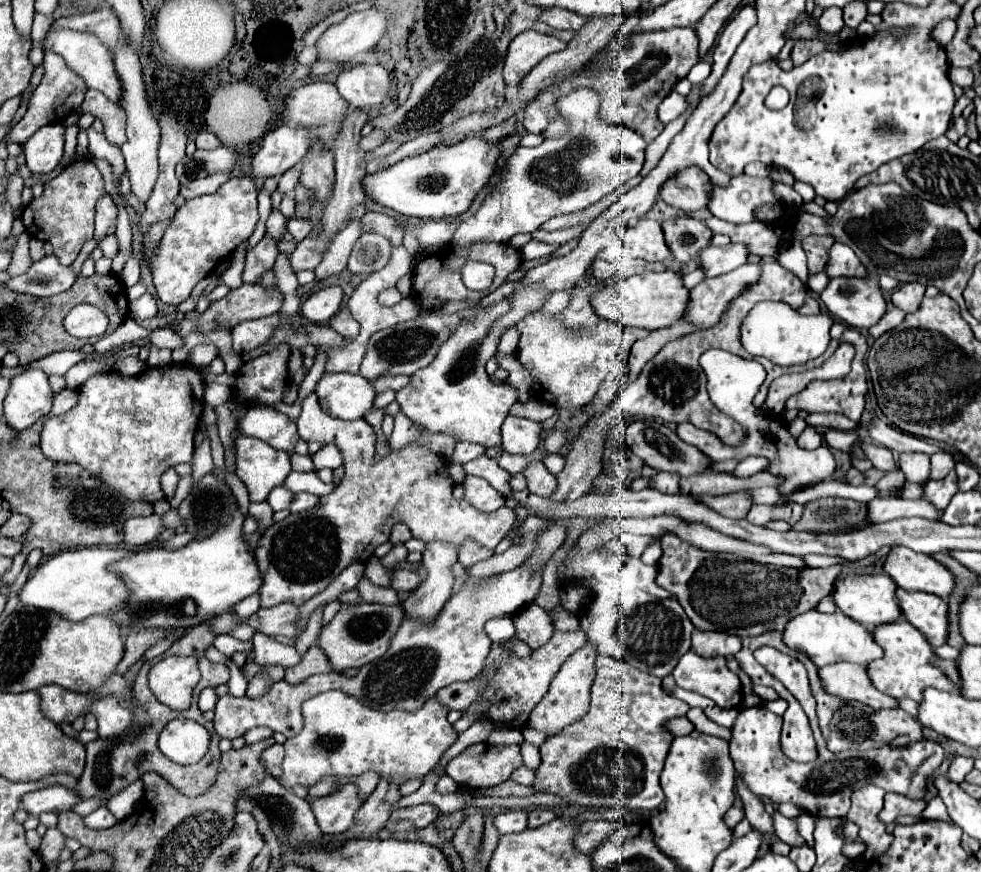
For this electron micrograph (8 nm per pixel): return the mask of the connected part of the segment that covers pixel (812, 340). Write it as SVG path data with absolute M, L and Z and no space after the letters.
M763 301L763 303L757 303L749 311L747 319L743 321L741 343L745 351L749 351L751 355L761 355L773 361L775 365L783 365L783 367L799 365L799 363L807 363L809 359L815 359L825 353L831 341L829 337L831 325L833 325L833 319L827 313L807 317L807 315L799 315L787 303Z

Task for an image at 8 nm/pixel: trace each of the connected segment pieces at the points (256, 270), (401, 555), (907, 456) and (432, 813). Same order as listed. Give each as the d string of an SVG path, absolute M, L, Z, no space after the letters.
M263 237L249 253L247 253L247 263L243 271L243 283L257 283L259 275L265 271L273 269L275 257L279 255L277 243L271 237Z
M395 545L383 559L381 559L381 563L383 563L383 567L387 567L387 569L393 569L395 565L399 565L399 563L403 563L407 559L407 549L405 549L405 545Z
M901 453L899 467L905 473L905 479L921 483L929 477L929 457L923 453Z
M423 803L423 805L415 805L415 807L407 807L407 809L397 809L391 813L389 821L411 821L413 827L423 829L429 823L433 823L439 815L439 809L435 805Z

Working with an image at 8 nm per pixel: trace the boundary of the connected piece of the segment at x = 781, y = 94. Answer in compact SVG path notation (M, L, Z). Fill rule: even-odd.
M781 86L774 87L765 99L765 105L769 109L779 110L789 102L789 93Z

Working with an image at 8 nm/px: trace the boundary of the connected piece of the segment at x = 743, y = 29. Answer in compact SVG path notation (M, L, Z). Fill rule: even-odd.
M747 5L743 7L725 27L725 31L721 33L719 41L717 41L717 47L713 51L713 69L711 69L711 75L703 81L701 85L701 99L707 97L719 83L719 79L723 77L735 49L739 47L739 43L743 41L745 33L757 23L757 15L755 15L755 9L753 5Z

